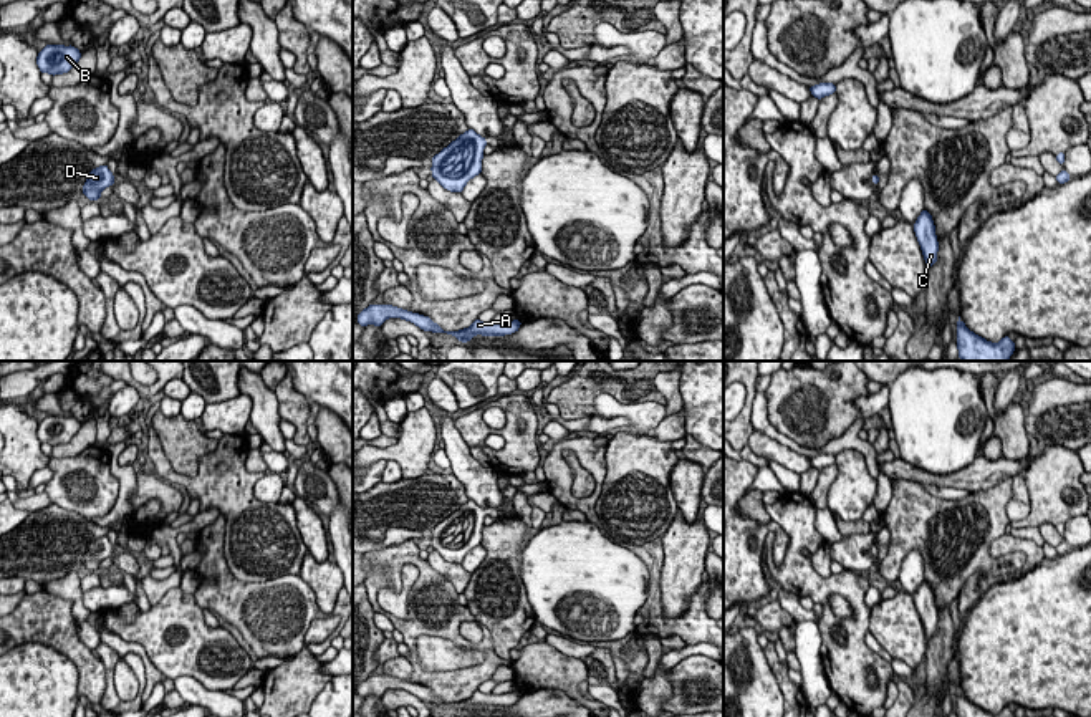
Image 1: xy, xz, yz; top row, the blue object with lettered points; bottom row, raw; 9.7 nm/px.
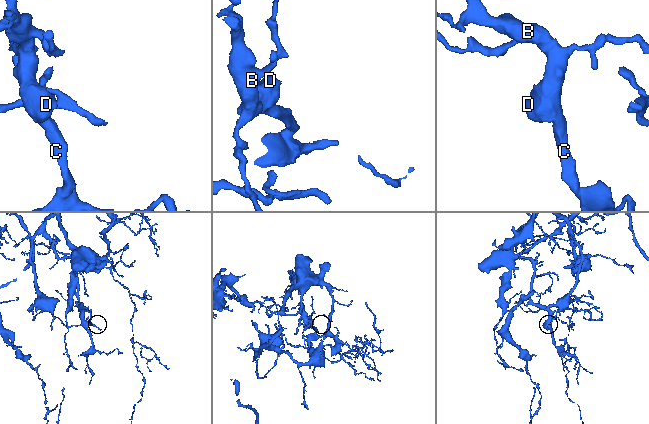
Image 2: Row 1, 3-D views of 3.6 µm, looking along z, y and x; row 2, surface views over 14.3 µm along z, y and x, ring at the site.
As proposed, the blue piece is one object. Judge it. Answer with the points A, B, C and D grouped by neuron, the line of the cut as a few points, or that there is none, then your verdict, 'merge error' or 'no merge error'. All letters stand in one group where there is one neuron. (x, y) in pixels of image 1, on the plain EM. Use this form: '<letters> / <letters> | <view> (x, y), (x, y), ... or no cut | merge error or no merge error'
A B C D | no cut | no merge error

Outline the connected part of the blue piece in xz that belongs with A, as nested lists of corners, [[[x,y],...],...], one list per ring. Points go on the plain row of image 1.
[[[369,676],[366,681],[363,681],[358,686],[358,695],[368,697],[369,694],[372,694],[374,697],[382,697],[382,694],[387,689],[407,691],[407,692],[417,695],[424,702],[434,702],[439,705],[442,705],[442,704],[452,705],[452,707],[459,709],[460,714],[467,714],[475,705],[483,705],[483,707],[512,705],[512,704],[518,702],[518,699],[521,697],[521,692],[518,692],[518,691],[495,695],[495,694],[483,694],[477,689],[470,699],[465,699],[460,702],[444,702],[429,687],[406,682],[406,681],[396,679],[392,676]]]

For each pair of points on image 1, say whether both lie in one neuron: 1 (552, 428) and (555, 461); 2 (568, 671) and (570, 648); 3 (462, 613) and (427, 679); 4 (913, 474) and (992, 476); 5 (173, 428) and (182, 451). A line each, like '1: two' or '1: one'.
1: two
2: two
3: one
4: one
5: one

